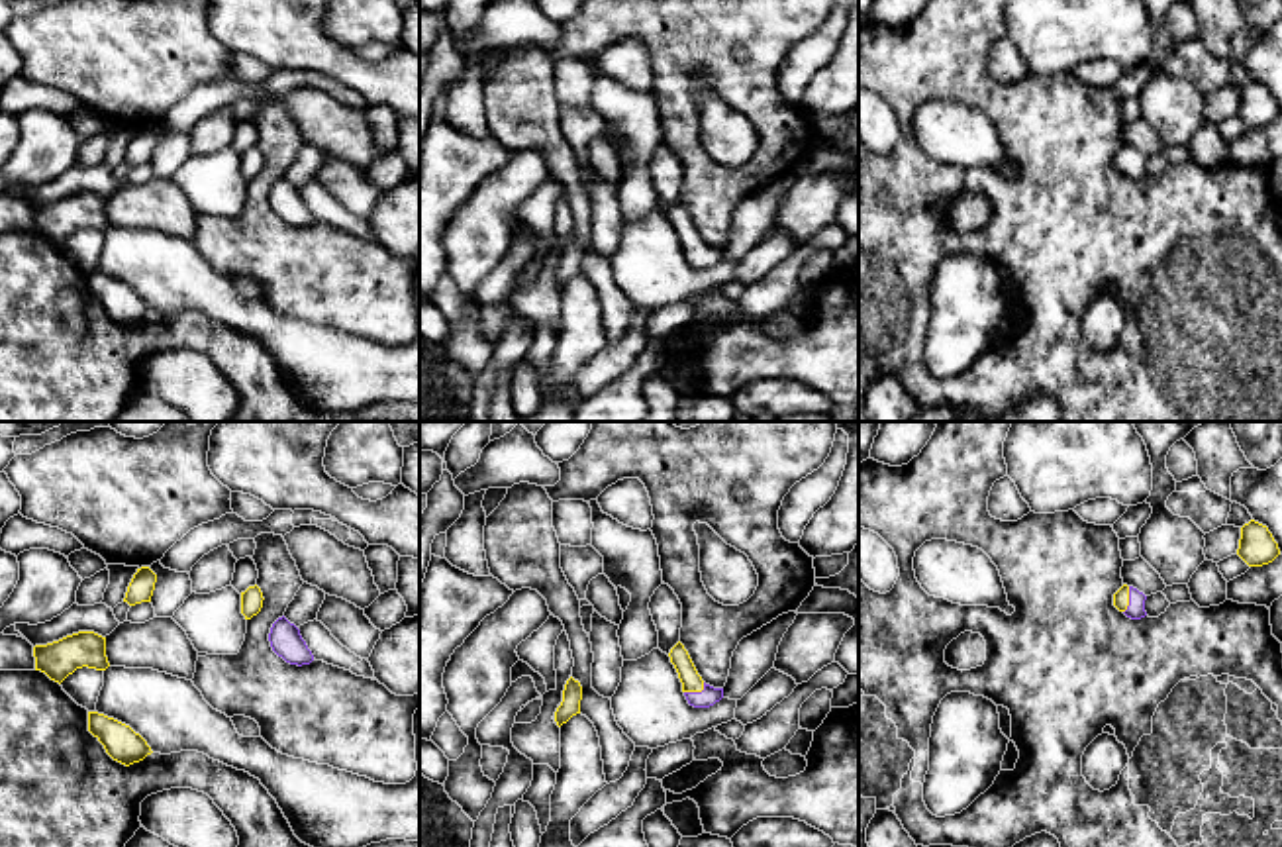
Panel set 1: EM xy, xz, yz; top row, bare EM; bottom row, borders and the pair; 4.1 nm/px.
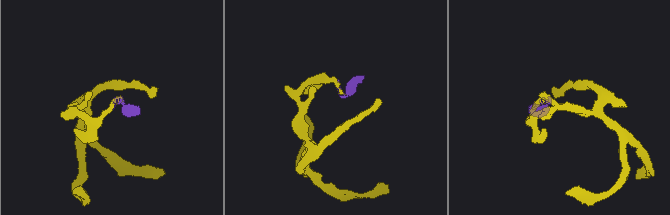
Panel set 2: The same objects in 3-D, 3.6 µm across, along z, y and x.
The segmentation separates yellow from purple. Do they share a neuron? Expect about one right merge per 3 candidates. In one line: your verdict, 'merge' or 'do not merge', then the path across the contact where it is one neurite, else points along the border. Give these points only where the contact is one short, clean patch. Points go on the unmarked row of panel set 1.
merge; way xz (690, 242), (696, 251), (708, 257)

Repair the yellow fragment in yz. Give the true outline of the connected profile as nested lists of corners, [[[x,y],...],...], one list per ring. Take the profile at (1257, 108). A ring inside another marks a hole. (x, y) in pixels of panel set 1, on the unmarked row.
[[[1251,80],[1241,88],[1237,116],[1249,127],[1262,127],[1272,124],[1280,116],[1280,110],[1268,88]]]

